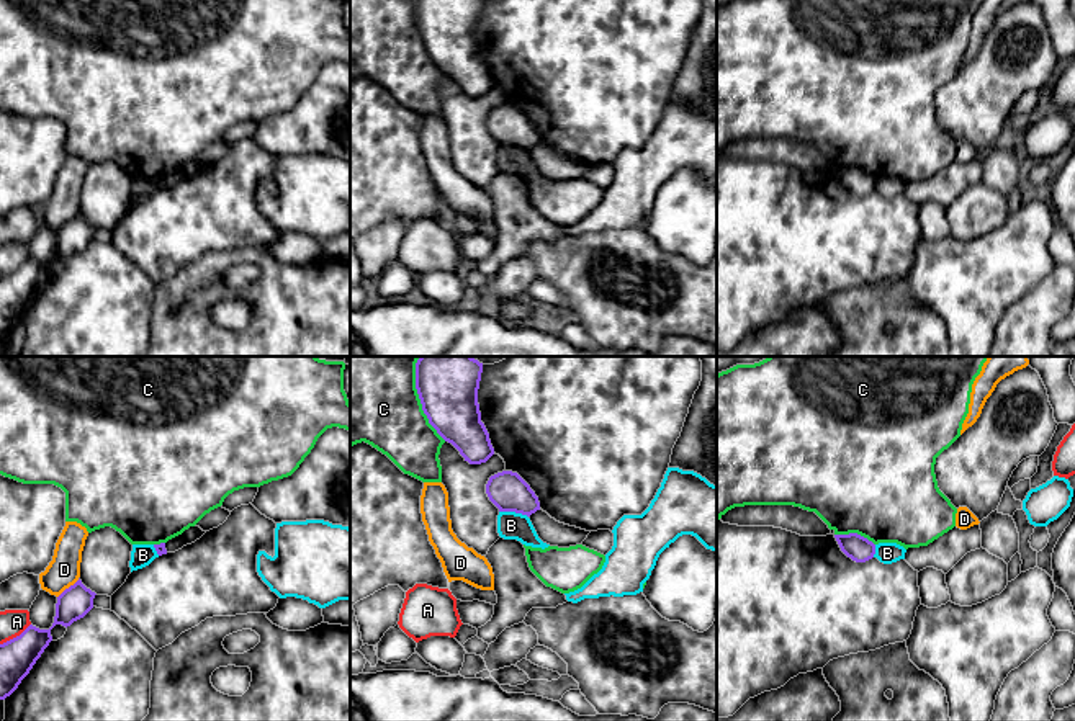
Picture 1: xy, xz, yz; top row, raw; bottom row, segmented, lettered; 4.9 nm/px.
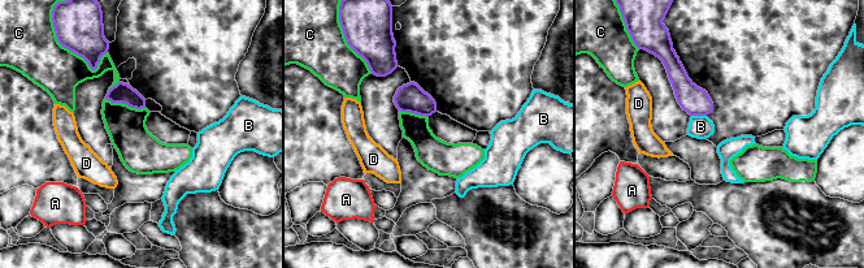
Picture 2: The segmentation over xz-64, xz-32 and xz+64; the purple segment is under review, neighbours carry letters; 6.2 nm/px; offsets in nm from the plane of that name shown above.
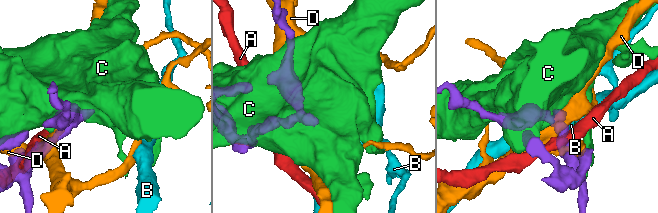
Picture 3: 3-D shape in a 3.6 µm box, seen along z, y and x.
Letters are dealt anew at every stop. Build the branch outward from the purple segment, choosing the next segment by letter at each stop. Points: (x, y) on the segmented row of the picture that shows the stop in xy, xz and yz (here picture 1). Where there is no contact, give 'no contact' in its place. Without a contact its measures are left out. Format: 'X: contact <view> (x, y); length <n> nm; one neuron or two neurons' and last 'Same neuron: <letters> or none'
A: contact xy (17, 636); length 190 nm; two neurons
B: contact xz (514, 510); length 150 nm; two neurons
C: contact xz (419, 398); length 440 nm; two neurons
D: contact xy (69, 587); length 140 nm; two neurons
Same neuron: none

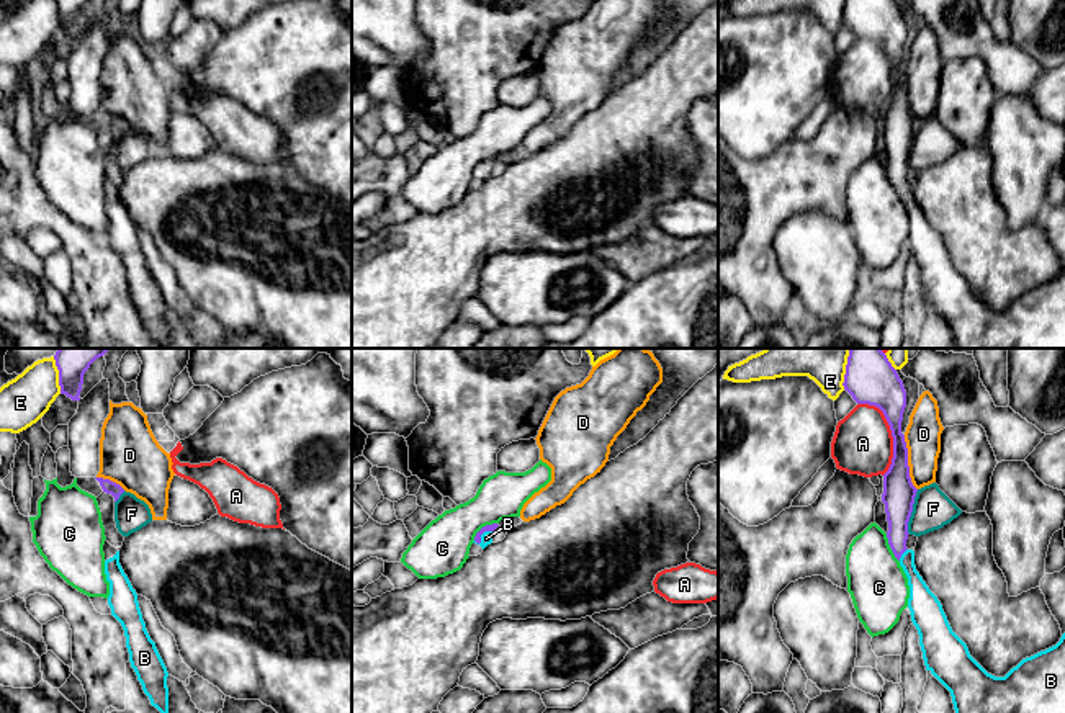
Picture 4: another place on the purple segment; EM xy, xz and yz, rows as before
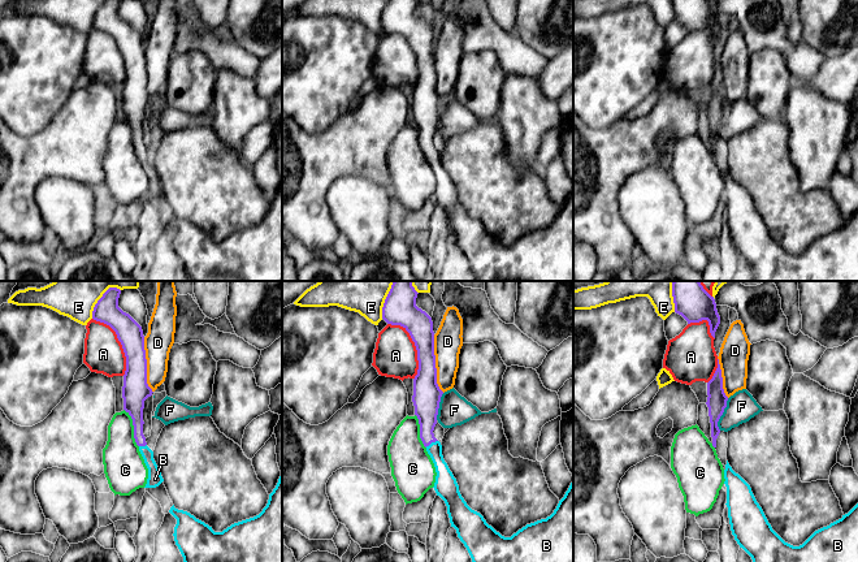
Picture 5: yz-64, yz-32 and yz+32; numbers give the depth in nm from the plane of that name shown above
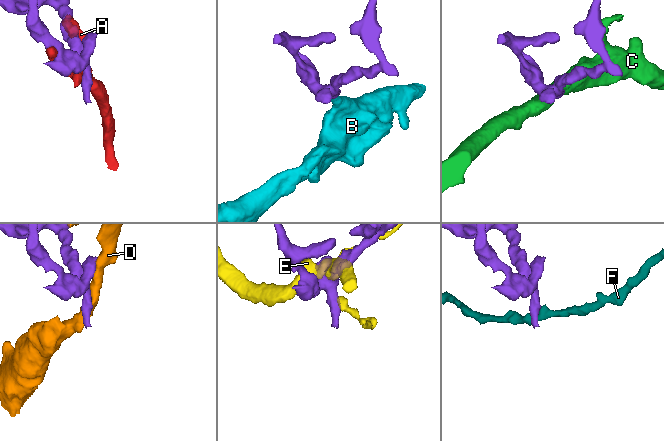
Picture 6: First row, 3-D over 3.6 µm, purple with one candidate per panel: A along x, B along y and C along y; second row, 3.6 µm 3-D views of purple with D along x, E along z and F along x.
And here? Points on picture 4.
A: contact yz (892, 432); length 380 nm; two neurons
B: contact xz (481, 533); length 110 nm; one neuron
C: contact xz (483, 527); length 150 nm; two neurons
D: contact yz (907, 463); length 280 nm; two neurons
E: contact xy (59, 375); length 190 nm; two neurons
F: contact yz (912, 511); length 220 nm; two neurons
Same neuron: B

